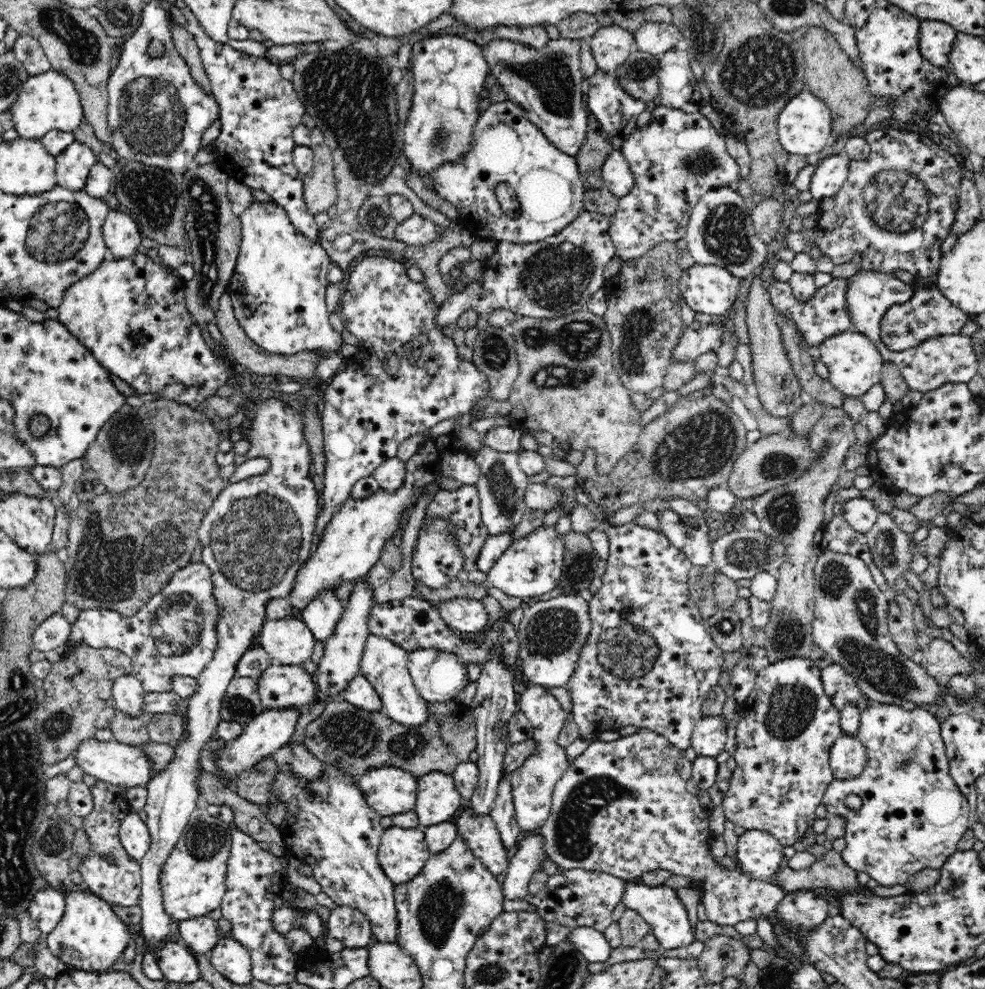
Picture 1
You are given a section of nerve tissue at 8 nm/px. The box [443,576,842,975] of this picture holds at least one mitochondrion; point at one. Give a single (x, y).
(581, 804)

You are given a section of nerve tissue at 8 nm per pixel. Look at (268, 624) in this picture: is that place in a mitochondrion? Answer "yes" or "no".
no

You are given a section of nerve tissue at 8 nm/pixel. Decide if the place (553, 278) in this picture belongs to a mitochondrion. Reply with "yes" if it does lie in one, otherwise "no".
yes

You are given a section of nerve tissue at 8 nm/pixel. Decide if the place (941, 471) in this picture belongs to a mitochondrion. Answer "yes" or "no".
yes

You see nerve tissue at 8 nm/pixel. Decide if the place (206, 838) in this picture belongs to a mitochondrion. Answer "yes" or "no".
yes

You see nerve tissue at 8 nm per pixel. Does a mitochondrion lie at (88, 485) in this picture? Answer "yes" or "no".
yes

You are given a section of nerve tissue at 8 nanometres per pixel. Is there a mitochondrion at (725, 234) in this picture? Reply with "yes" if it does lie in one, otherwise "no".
yes

